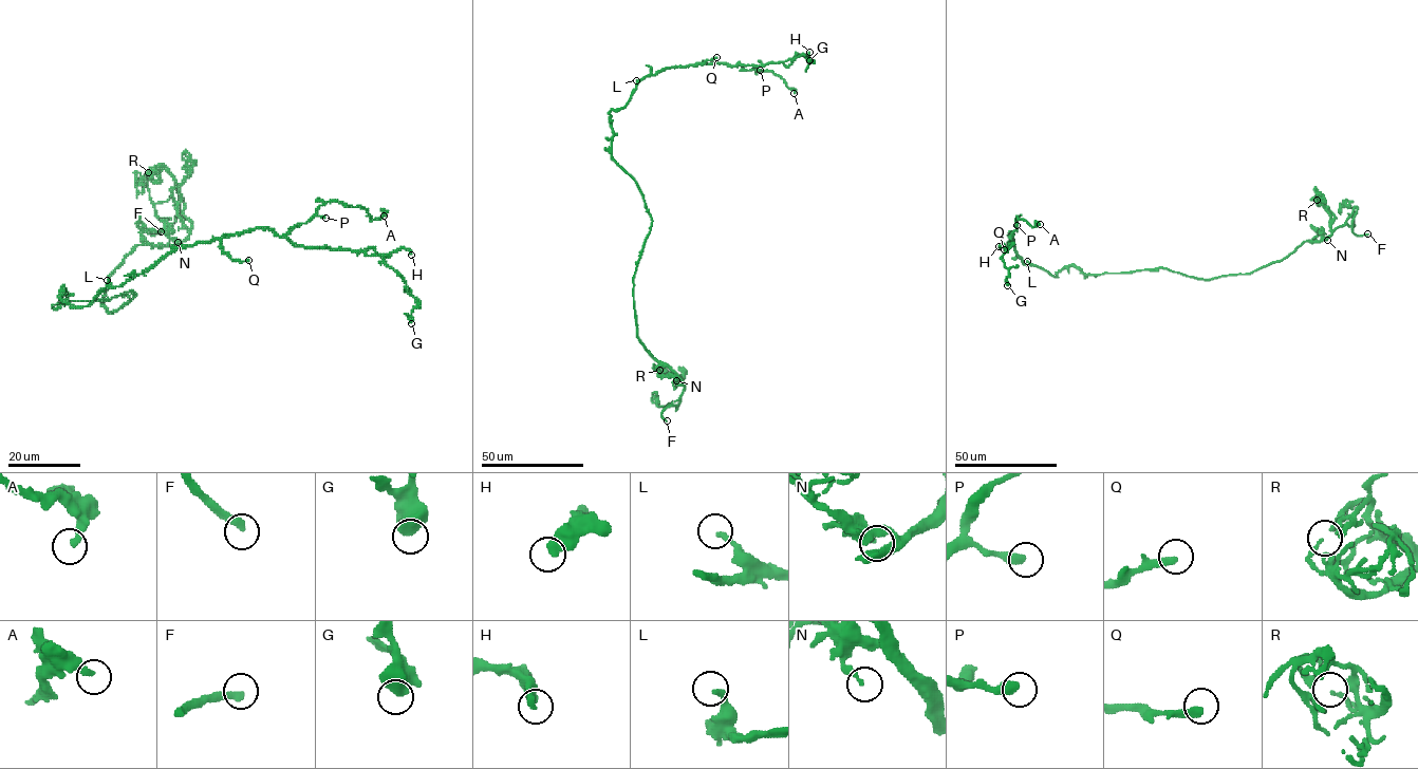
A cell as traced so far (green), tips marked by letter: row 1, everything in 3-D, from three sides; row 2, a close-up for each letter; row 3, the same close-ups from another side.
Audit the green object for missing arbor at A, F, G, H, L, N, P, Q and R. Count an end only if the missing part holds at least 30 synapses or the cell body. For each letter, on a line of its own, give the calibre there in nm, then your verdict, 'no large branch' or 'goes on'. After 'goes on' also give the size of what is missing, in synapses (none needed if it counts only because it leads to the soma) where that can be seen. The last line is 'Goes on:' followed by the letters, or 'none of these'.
A: calibre 300 nm; no large branch
F: calibre 320 nm; goes on
G: calibre 650 nm; no large branch
H: calibre 420 nm; no large branch
L: calibre 240 nm; no large branch
N: calibre 200 nm; no large branch
P: calibre 420 nm; no large branch
Q: calibre 320 nm; no large branch
R: calibre 150 nm; no large branch
Goes on: F

